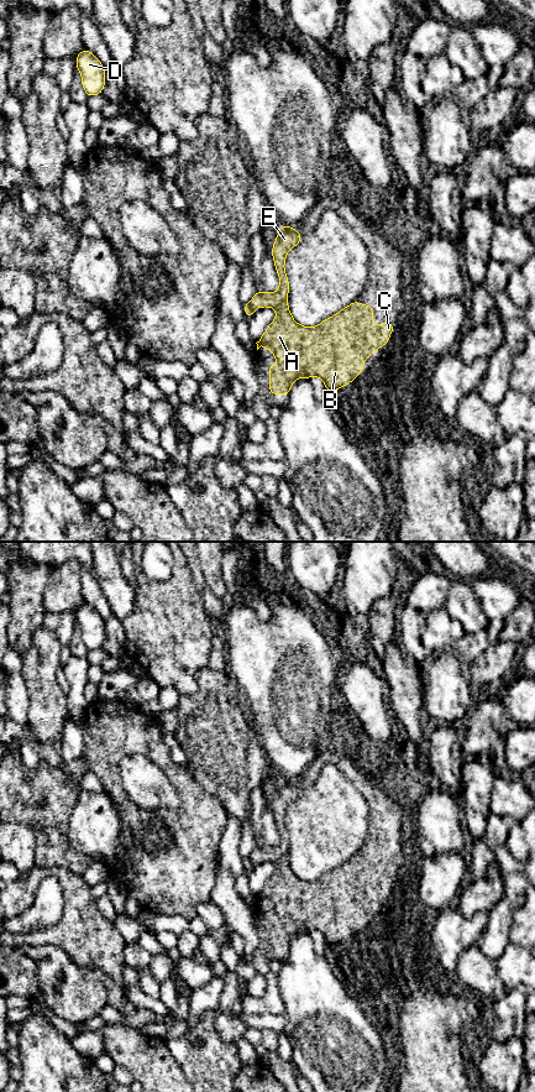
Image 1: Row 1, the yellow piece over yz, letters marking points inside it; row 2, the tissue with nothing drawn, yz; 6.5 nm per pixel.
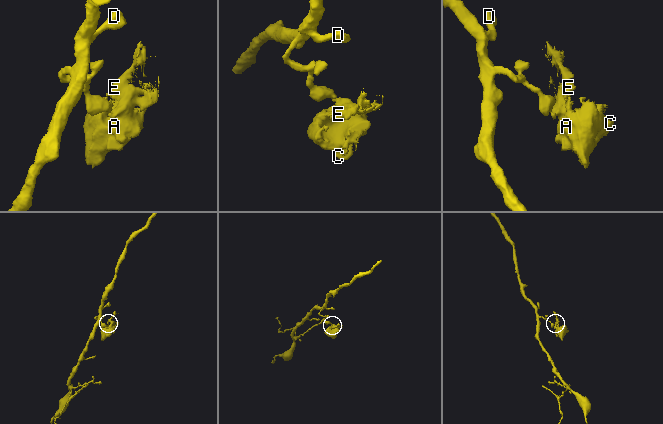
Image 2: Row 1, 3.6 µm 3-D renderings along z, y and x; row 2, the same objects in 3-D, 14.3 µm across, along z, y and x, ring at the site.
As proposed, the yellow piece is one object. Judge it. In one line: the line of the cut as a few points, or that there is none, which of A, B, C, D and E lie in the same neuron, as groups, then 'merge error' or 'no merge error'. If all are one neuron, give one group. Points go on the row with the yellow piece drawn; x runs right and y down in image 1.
cut in yz along (250, 303), (255, 308); A B C E / D; merge error

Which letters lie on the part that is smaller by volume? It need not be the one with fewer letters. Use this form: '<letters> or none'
A, B, C, E

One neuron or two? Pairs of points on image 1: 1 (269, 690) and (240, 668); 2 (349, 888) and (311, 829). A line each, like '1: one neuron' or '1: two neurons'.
1: one neuron
2: two neurons

